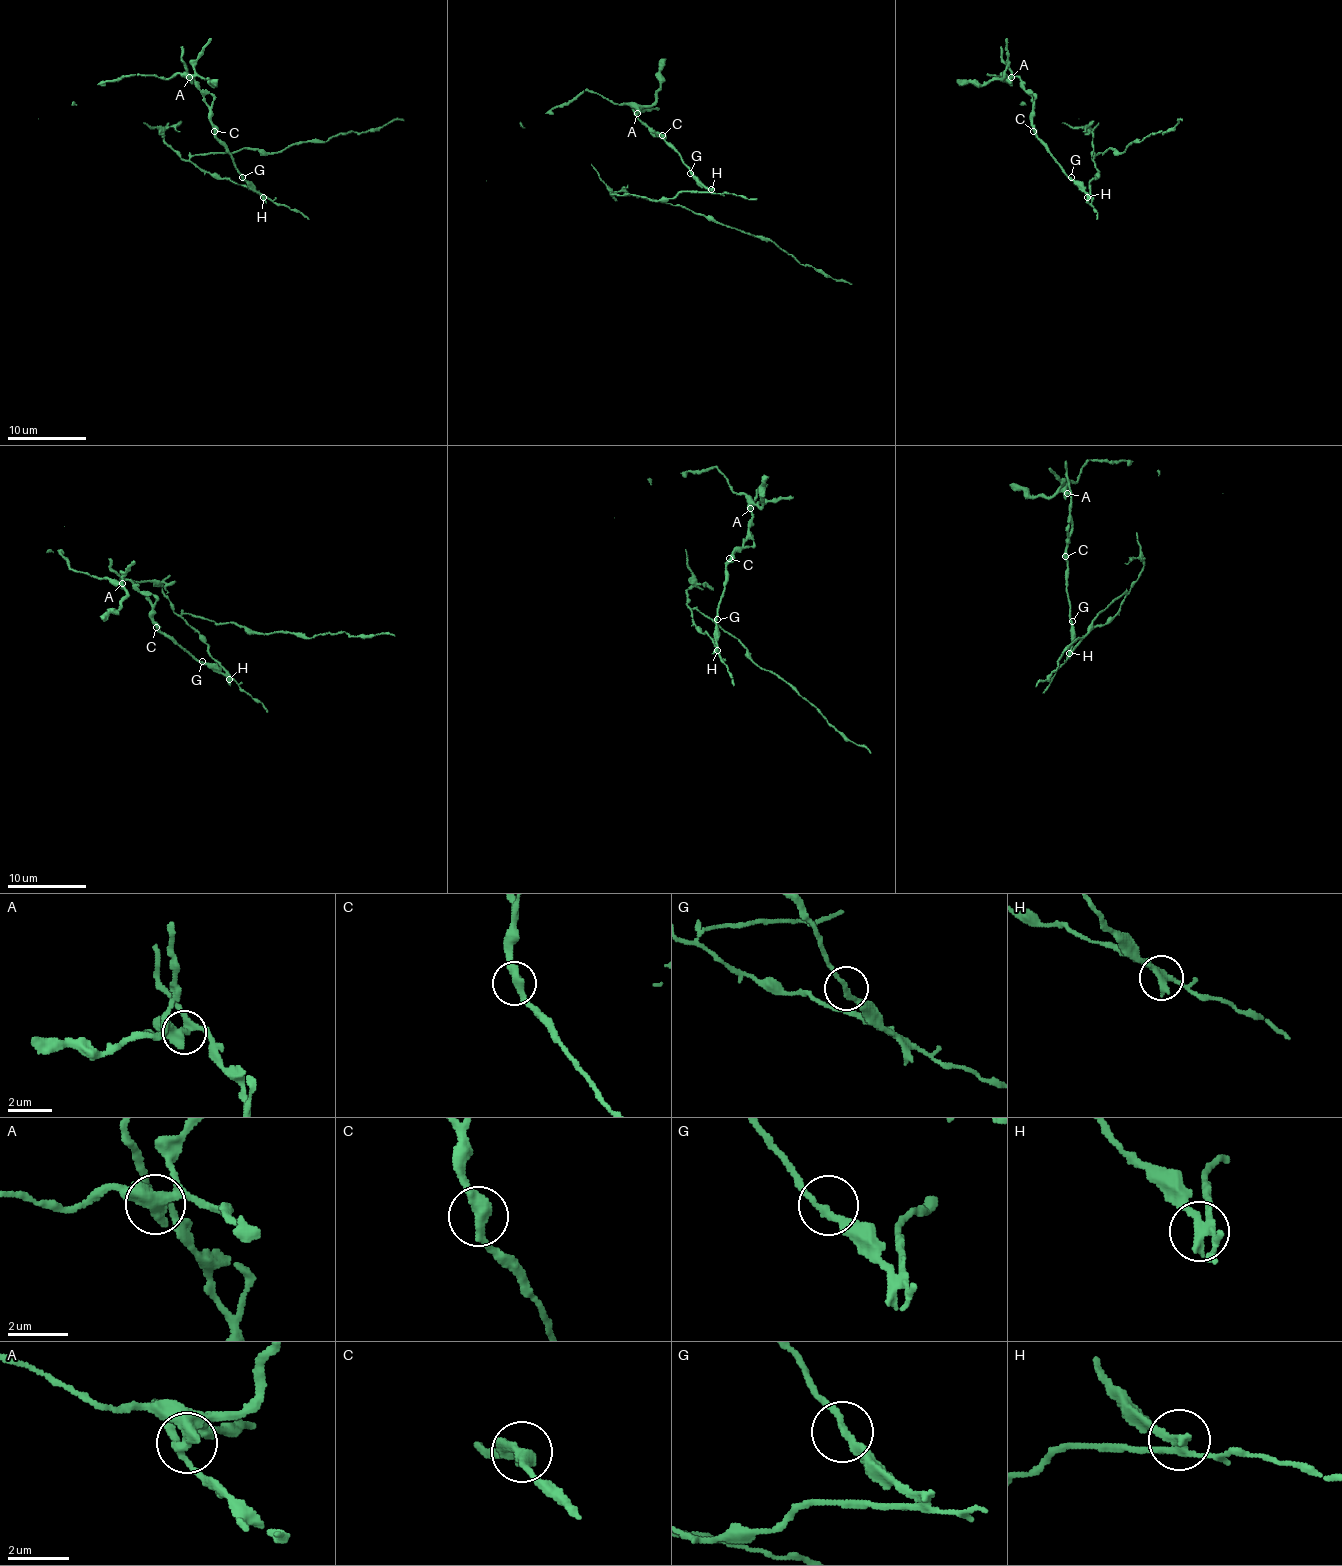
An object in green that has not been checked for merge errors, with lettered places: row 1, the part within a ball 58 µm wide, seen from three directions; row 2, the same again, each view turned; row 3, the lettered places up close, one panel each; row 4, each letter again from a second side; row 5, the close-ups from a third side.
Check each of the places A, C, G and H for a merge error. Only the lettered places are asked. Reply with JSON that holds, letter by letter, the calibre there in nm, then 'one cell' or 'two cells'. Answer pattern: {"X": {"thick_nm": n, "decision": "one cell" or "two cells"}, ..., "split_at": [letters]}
{"A": {"thick_nm": 360, "decision": "two cells"}, "C": {"thick_nm": 360, "decision": "one cell"}, "G": {"thick_nm": 200, "decision": "one cell"}, "H": {"thick_nm": 240, "decision": "two cells"}, "split_at": ["A", "H"]}

